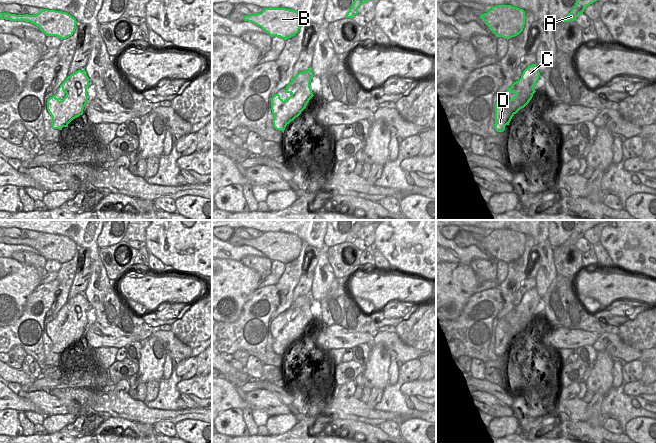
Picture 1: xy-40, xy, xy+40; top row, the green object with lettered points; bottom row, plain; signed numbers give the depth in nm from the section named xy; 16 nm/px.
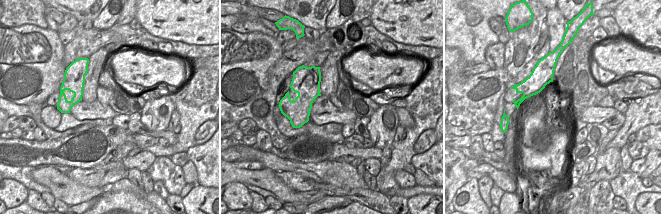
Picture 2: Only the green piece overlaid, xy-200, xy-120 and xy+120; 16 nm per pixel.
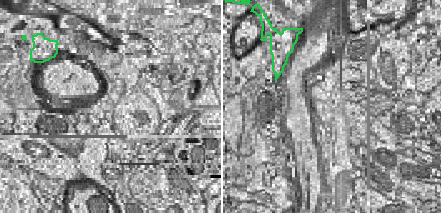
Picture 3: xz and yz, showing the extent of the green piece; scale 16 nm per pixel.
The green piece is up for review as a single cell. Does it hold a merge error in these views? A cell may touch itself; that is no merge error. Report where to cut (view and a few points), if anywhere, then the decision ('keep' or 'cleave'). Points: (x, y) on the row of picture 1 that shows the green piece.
cut xy (296, 85), (291, 85), (286, 90); cleave

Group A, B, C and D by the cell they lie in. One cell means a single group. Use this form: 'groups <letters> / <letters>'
groups A C / B D

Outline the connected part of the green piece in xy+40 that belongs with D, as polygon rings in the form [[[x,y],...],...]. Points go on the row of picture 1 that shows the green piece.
[[[515,93],[515,96],[510,99],[502,98],[503,95],[498,96],[495,105],[495,130],[503,132],[505,126],[509,125],[512,117],[522,108],[524,108],[533,97],[531,94]]]

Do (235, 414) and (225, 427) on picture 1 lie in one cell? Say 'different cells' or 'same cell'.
same cell

